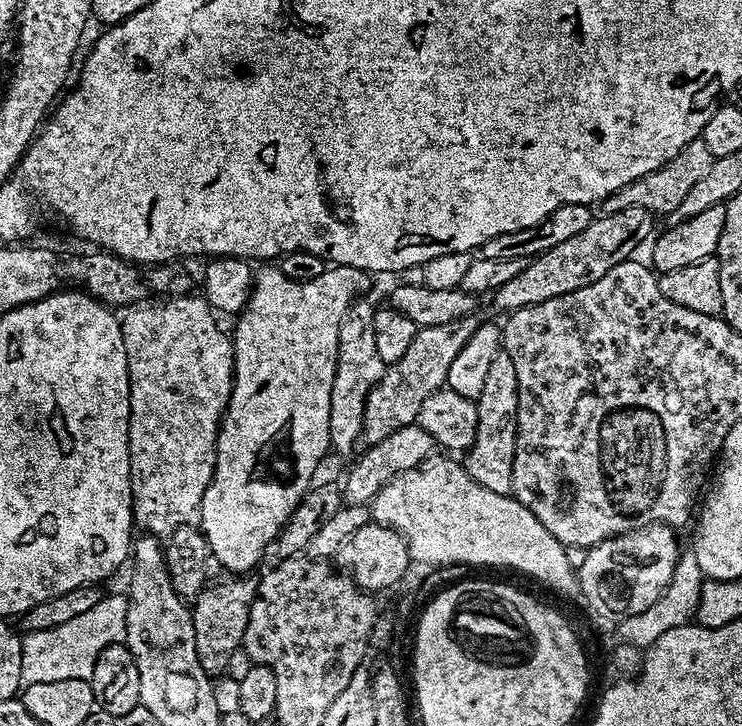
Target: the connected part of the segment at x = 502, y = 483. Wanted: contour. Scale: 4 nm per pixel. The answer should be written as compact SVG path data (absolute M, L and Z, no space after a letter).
M501 350L490 365L486 374L486 383L482 386L482 394L476 400L478 414L478 430L474 434L474 442L467 452L463 453L464 468L486 490L494 490L494 494L512 496L514 486L514 454L516 453L516 415L518 414L518 373L514 371L514 362L510 362L510 354Z

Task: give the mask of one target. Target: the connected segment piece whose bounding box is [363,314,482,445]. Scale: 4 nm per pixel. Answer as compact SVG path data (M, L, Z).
M473 314L454 322L445 322L443 326L416 329L410 350L406 350L406 354L402 354L398 362L385 367L382 378L366 398L363 439L368 440L369 445L382 442L382 438L394 434L394 430L419 421L422 402L426 402L430 394L447 385L450 365L454 358L458 358L458 350L462 350L462 346L470 342L476 328L482 323L481 317L478 317L479 315Z

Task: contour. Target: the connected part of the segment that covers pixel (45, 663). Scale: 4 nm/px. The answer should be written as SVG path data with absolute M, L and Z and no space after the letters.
M105 595L98 602L98 606L86 610L86 614L78 614L78 618L74 618L62 626L27 633L20 642L23 683L30 685L34 682L62 682L62 678L91 680L98 654L102 654L102 650L106 646L118 644L124 640L127 613L127 595Z

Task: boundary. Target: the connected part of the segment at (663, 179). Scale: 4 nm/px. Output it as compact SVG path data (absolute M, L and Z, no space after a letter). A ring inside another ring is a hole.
M702 138L692 140L673 160L666 162L658 170L638 178L632 184L622 186L622 190L601 200L598 205L599 215L618 214L618 210L630 210L630 206L638 206L657 217L667 217L669 212L678 210L678 205L682 203L682 198L686 198L686 194L690 194L690 189L698 182L702 182L702 178L706 178L706 173L710 171L710 166L714 166L715 161L716 156L710 154Z

